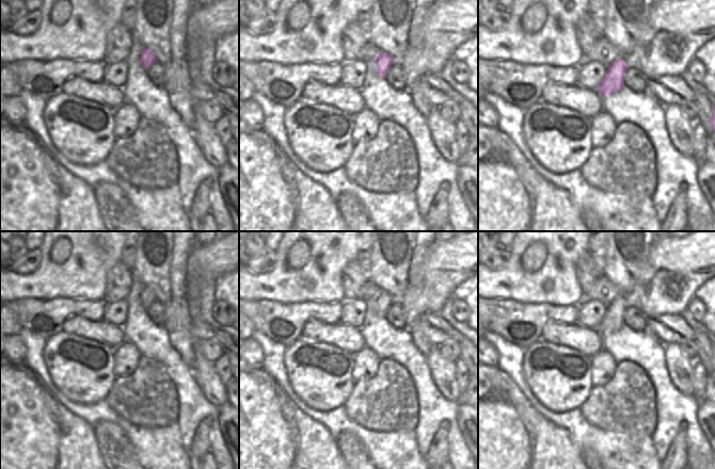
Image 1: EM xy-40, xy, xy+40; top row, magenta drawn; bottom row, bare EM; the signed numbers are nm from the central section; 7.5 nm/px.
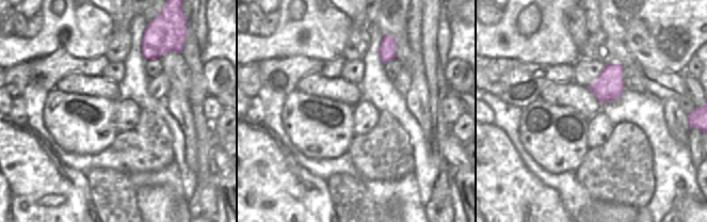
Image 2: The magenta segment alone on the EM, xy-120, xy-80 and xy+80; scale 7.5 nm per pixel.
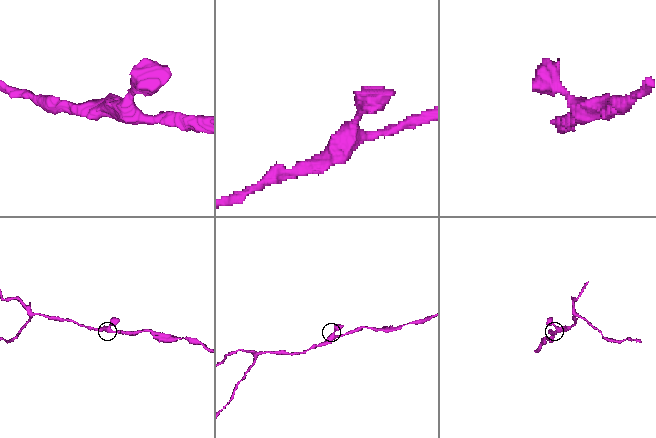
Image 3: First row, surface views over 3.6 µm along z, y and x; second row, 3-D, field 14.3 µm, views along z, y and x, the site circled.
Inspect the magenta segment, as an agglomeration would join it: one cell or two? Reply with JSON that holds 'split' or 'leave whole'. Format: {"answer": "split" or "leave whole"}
{"answer": "leave whole"}

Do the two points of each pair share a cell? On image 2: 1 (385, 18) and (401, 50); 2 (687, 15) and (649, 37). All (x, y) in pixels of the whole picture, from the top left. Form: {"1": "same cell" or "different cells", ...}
{"1": "same cell", "2": "same cell"}

